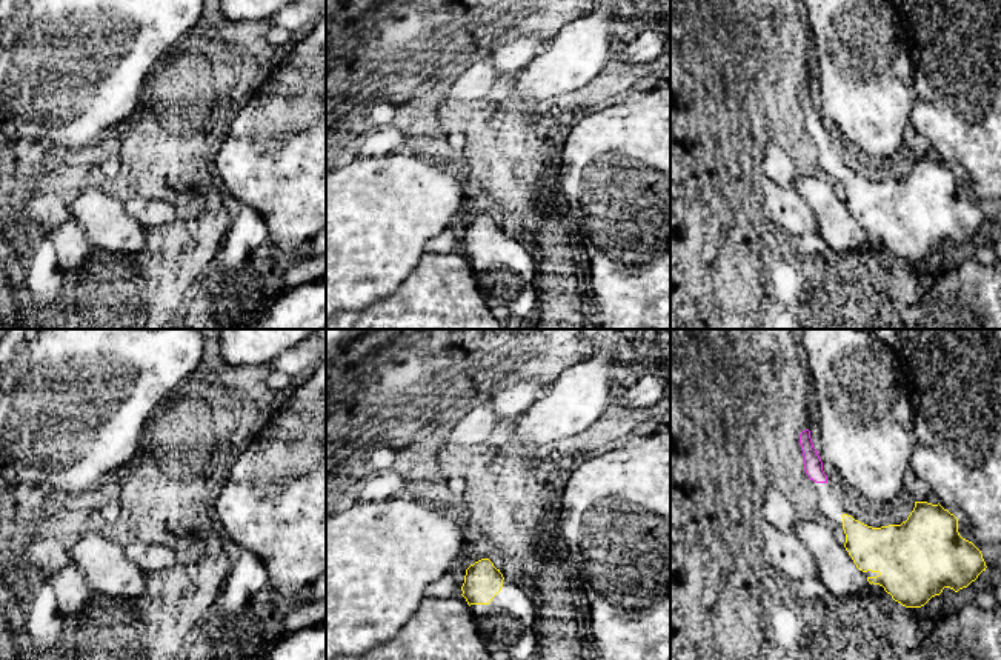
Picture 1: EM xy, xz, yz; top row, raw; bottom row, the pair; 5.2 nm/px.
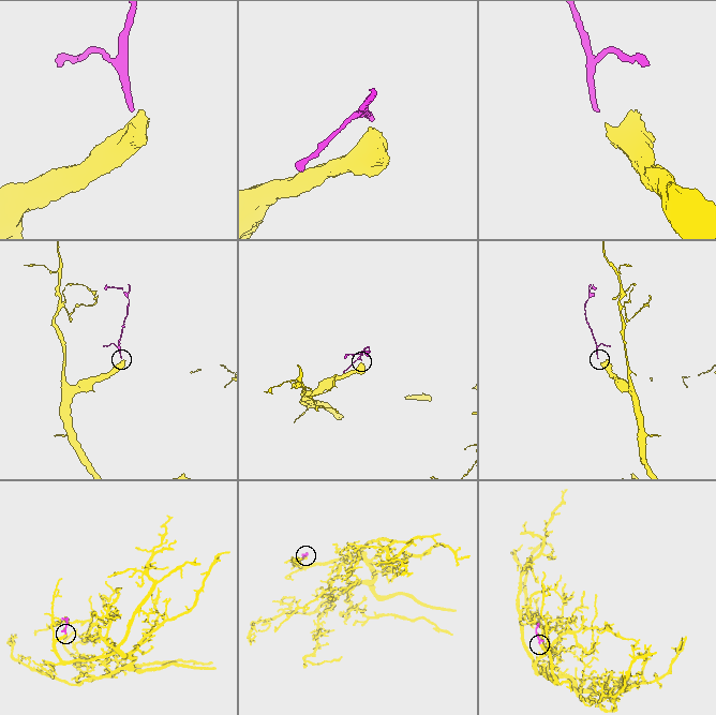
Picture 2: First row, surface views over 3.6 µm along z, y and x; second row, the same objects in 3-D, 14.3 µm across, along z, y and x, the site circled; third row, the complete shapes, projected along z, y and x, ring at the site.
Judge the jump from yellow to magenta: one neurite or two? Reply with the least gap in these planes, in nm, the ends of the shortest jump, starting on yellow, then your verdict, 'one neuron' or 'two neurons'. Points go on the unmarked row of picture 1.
190 nm apart; from yellow across yz (843, 170), (826, 137); one neuron

